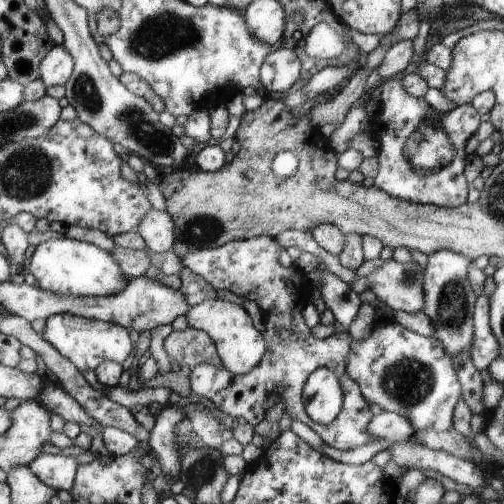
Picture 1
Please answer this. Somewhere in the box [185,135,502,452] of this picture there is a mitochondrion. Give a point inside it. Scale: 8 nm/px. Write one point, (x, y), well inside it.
(407, 381)

